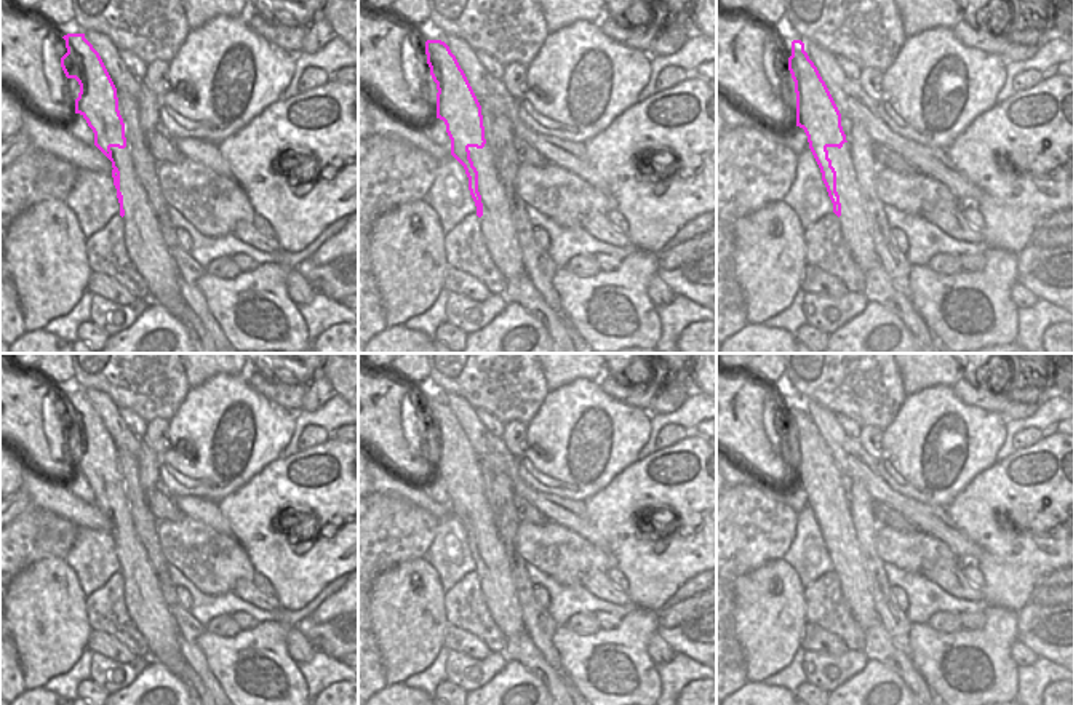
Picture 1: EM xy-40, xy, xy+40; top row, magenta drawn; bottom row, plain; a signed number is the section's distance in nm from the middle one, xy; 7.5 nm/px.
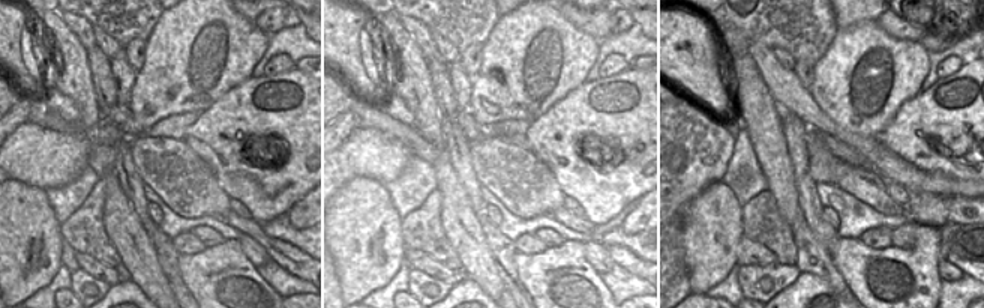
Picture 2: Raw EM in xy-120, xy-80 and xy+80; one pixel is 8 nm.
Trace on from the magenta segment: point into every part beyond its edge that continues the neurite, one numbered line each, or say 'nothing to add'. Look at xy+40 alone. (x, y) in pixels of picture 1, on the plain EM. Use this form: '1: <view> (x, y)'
1: xy+40 (854, 585)

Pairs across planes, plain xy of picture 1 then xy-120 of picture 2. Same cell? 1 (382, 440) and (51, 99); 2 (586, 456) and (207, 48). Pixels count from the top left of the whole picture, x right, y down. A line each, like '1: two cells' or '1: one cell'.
1: two cells
2: one cell

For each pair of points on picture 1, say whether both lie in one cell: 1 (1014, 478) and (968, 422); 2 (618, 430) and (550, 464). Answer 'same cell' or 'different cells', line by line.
1: different cells
2: same cell

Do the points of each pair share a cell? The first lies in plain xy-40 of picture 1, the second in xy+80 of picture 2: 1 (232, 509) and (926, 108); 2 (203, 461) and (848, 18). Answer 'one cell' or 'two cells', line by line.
1: one cell
2: two cells

